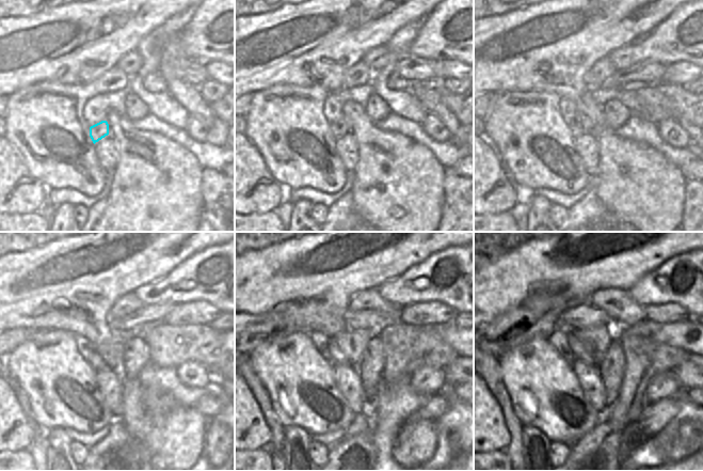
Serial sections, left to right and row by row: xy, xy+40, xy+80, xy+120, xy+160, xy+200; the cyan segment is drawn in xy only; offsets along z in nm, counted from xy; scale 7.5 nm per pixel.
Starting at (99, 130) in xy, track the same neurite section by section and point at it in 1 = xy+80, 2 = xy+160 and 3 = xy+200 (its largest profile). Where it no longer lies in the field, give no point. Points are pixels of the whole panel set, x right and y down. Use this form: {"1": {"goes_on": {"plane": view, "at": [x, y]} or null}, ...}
{"1": {"goes_on": {"plane": "xy+80", "at": [578, 125]}}, "2": {"goes_on": {"plane": "xy+160", "at": [346, 348]}}, "3": {"goes_on": {"plane": "xy+200", "at": [589, 344]}}}

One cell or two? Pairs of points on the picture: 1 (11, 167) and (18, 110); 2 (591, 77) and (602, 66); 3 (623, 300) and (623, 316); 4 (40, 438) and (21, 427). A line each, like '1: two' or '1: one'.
1: two
2: one
3: one
4: two

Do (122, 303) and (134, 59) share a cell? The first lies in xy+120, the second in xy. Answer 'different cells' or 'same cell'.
different cells

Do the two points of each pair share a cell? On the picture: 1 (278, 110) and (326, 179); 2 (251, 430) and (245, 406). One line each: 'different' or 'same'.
1: same
2: same

